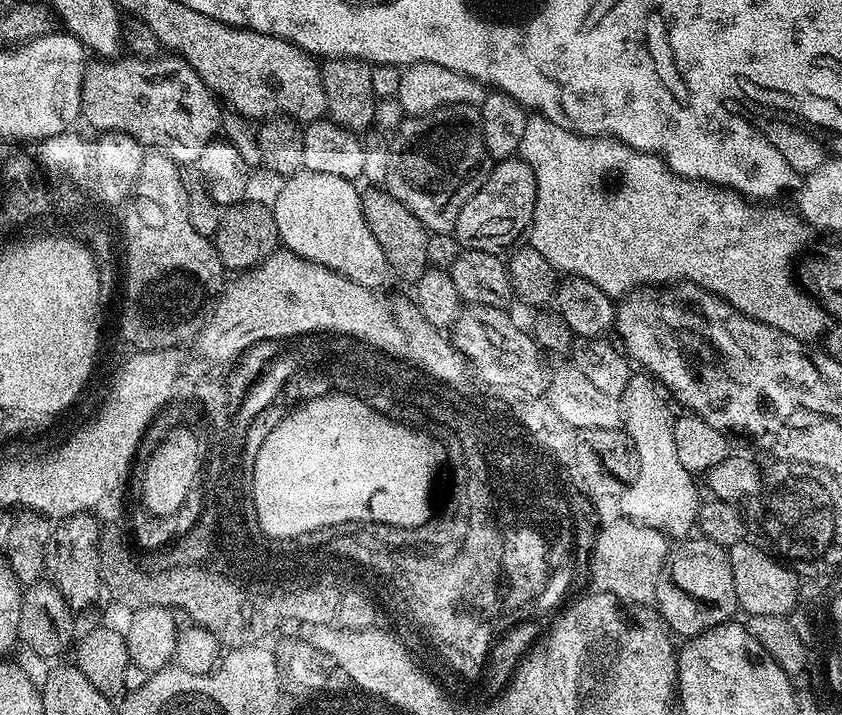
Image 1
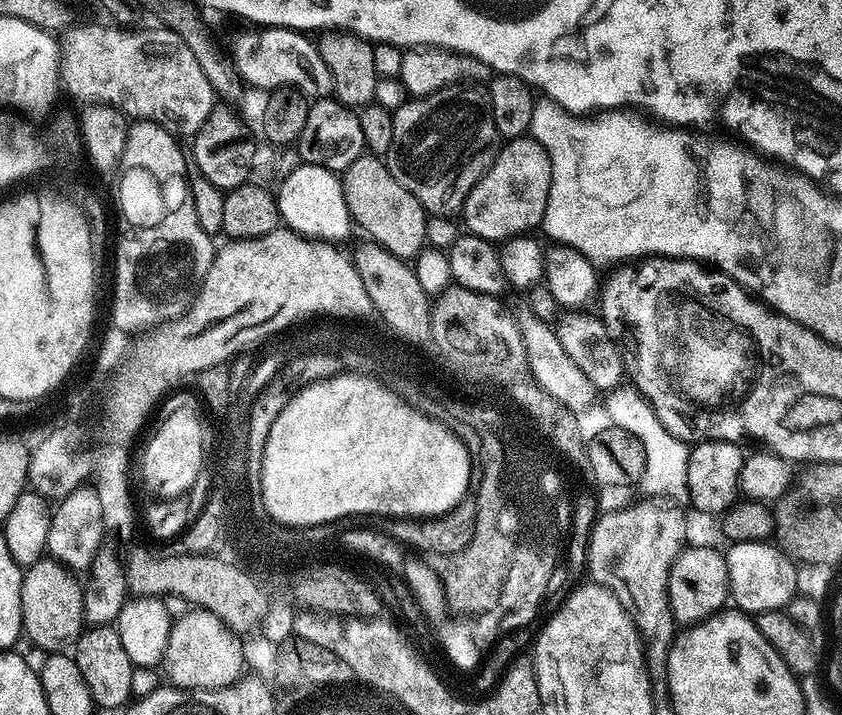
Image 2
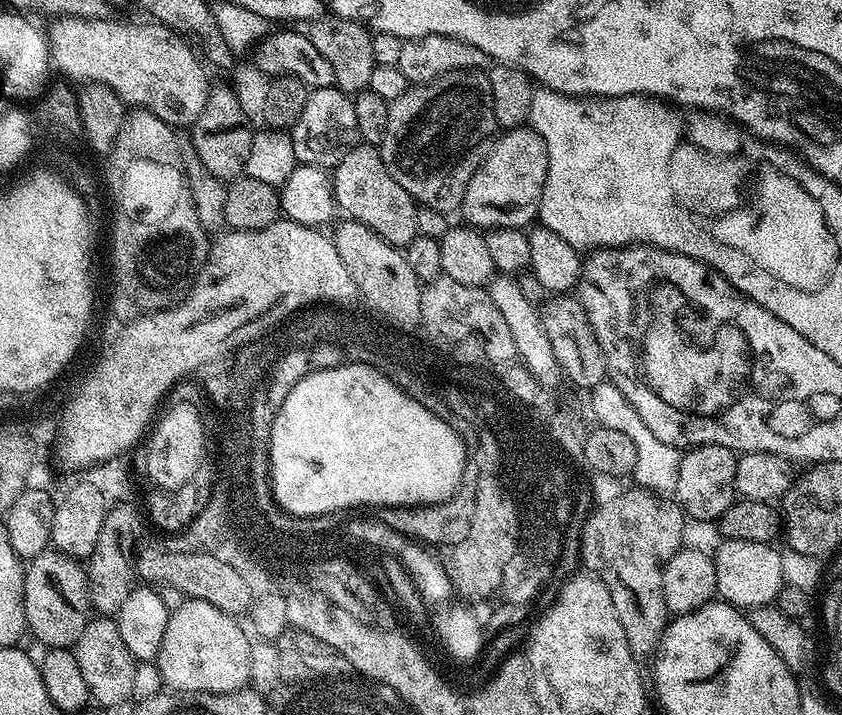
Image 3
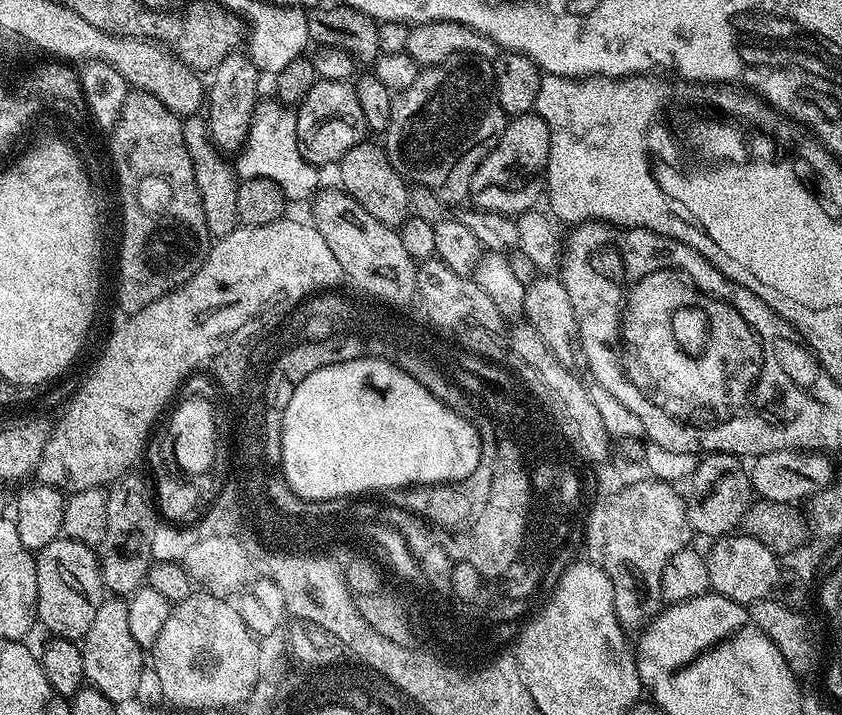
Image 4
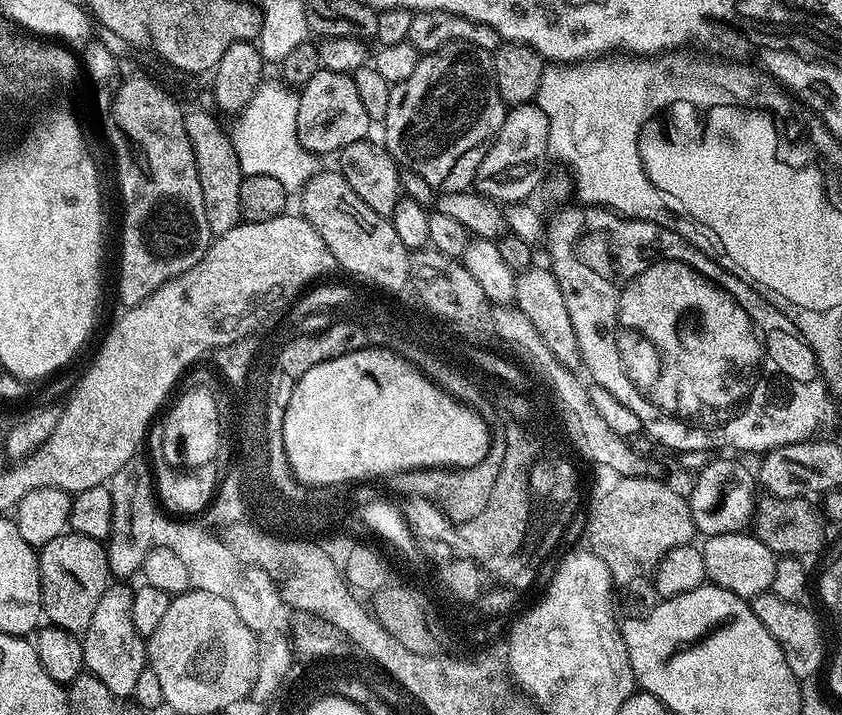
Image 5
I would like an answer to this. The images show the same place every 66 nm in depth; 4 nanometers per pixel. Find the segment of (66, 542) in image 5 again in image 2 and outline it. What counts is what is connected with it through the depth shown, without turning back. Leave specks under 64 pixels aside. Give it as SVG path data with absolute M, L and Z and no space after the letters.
M45 558L32 564L24 572L22 582L22 629L44 654L60 654L67 646L75 645L80 633L85 631L84 590L81 581L58 561Z

